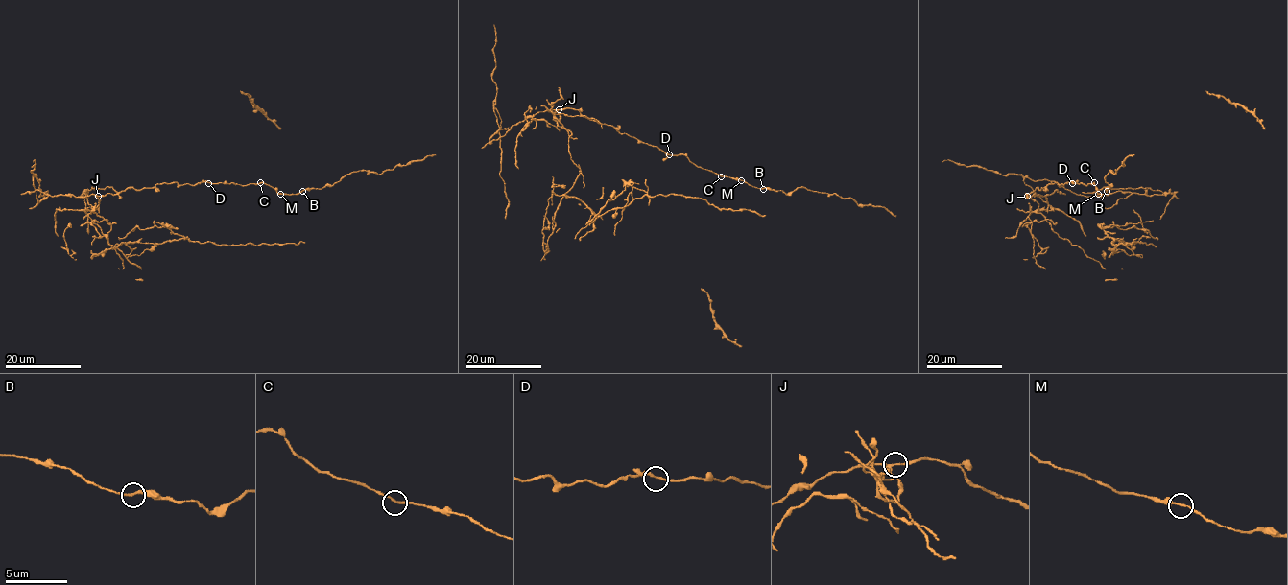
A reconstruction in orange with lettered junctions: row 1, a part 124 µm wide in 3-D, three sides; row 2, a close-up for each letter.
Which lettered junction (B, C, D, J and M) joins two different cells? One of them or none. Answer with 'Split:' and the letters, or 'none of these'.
Split: J

